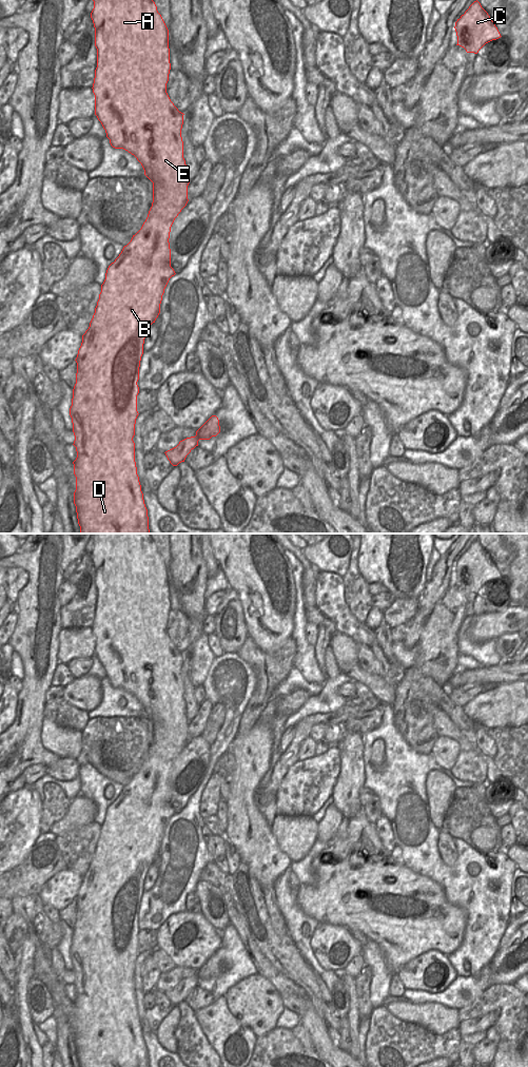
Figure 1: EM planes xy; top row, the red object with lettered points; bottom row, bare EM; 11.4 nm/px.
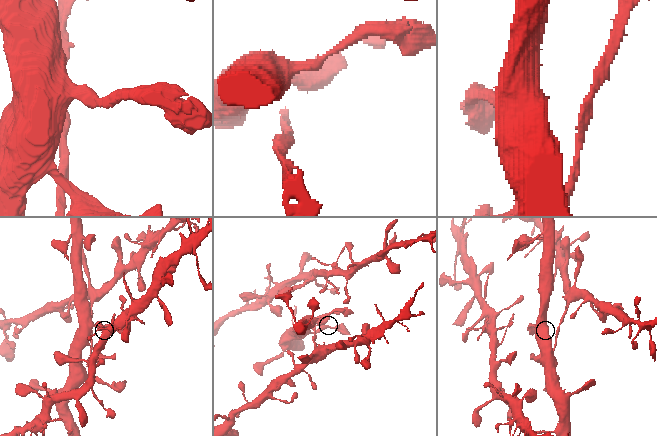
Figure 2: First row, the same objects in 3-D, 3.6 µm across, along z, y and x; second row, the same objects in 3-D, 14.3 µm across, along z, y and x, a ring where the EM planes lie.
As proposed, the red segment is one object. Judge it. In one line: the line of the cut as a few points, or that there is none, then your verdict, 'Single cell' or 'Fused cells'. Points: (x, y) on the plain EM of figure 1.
Split along xy (196, 974), (199, 978). Fused cells.

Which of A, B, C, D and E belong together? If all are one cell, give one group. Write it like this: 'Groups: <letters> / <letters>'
Groups: A B D E / C.

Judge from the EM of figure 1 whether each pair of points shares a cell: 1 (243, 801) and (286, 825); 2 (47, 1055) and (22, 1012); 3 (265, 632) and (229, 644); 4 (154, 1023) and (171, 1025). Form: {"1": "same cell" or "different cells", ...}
{"1": "different cells", "2": "different cells", "3": "different cells", "4": "different cells"}

